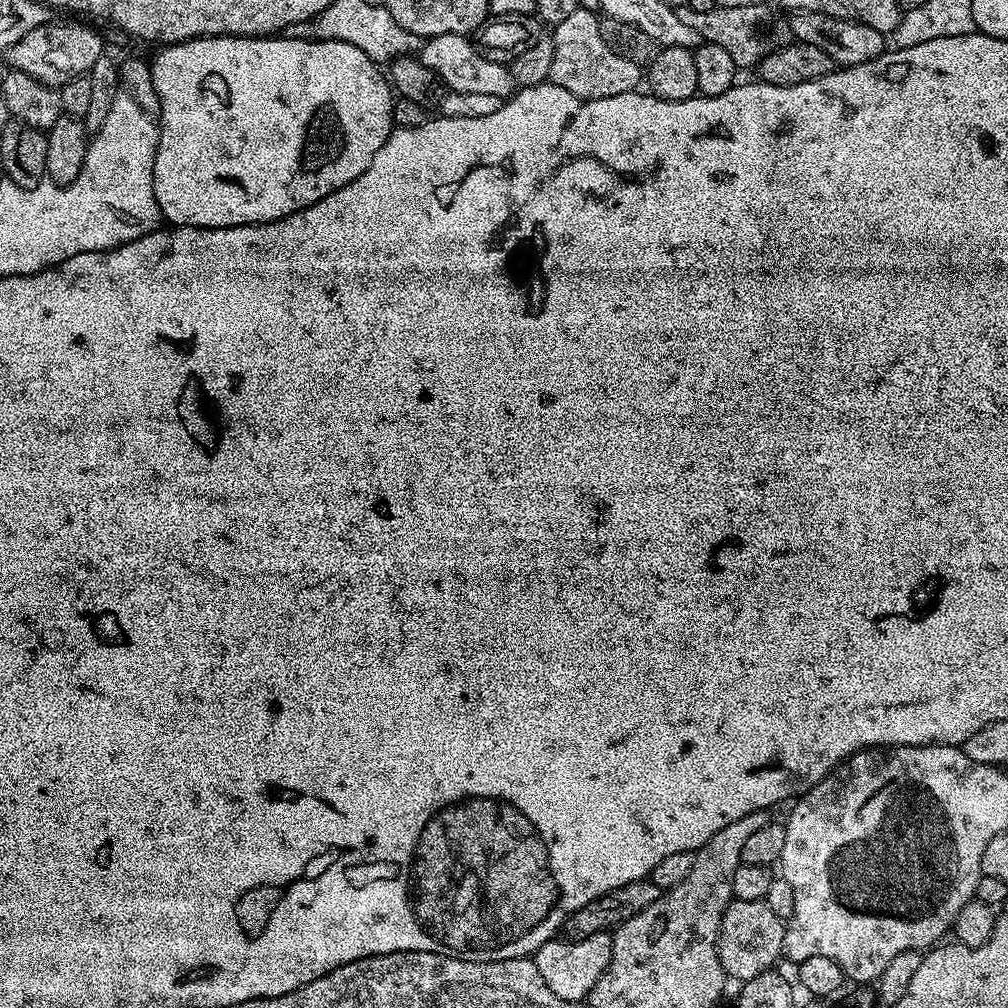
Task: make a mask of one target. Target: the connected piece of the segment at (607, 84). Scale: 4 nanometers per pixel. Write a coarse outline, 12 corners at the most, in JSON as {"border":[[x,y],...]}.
{"border":[[579,6],[551,29],[548,80],[580,100],[641,83],[641,65],[606,46]]}

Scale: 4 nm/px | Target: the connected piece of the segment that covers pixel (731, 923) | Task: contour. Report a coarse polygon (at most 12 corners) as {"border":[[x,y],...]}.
{"border":[[733,899],[716,939],[725,977],[749,980],[784,954],[785,921]]}

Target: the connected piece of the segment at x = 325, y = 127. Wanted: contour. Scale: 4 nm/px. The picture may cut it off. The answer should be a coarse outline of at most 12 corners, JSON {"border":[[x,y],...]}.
{"border":[[205,36],[150,60],[154,198],[269,224],[392,133],[341,40]]}

